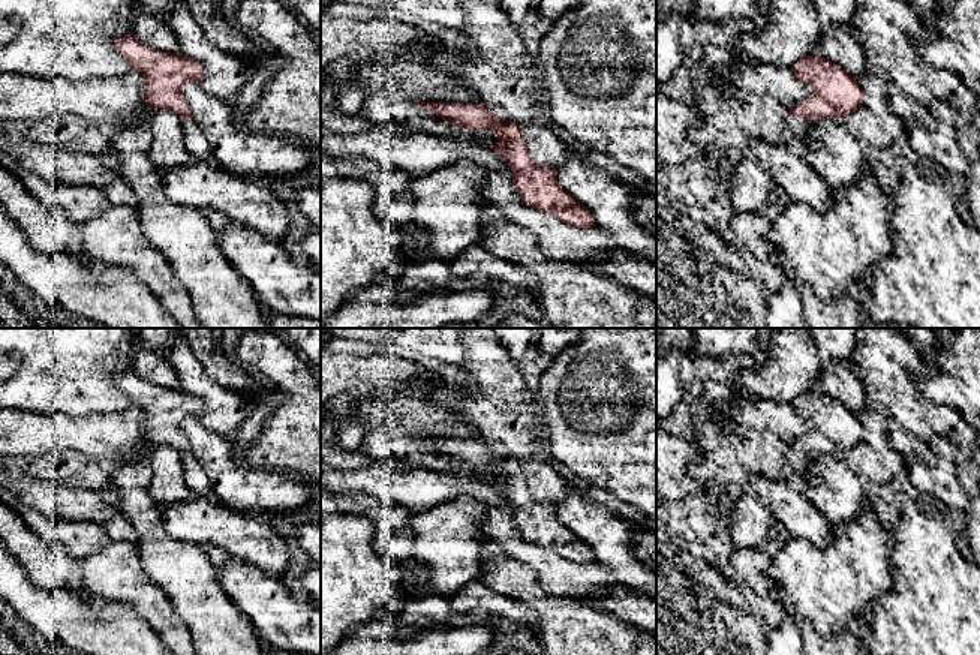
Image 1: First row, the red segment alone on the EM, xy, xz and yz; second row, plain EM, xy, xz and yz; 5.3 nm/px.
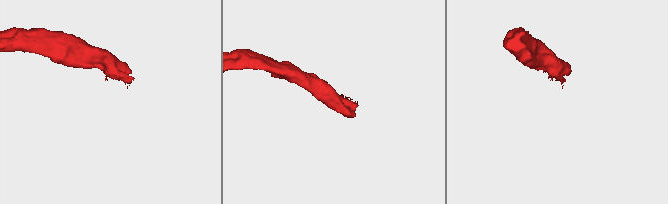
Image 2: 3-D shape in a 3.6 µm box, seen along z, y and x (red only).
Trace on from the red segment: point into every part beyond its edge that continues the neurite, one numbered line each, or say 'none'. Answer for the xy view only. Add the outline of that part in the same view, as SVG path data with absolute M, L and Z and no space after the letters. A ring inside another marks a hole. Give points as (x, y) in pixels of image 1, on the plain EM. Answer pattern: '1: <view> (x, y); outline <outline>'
1: xy (195, 477); outline M193 454L183 456L184 483L198 496L213 498L211 481Z

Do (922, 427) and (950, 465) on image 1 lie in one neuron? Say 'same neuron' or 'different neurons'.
different neurons

